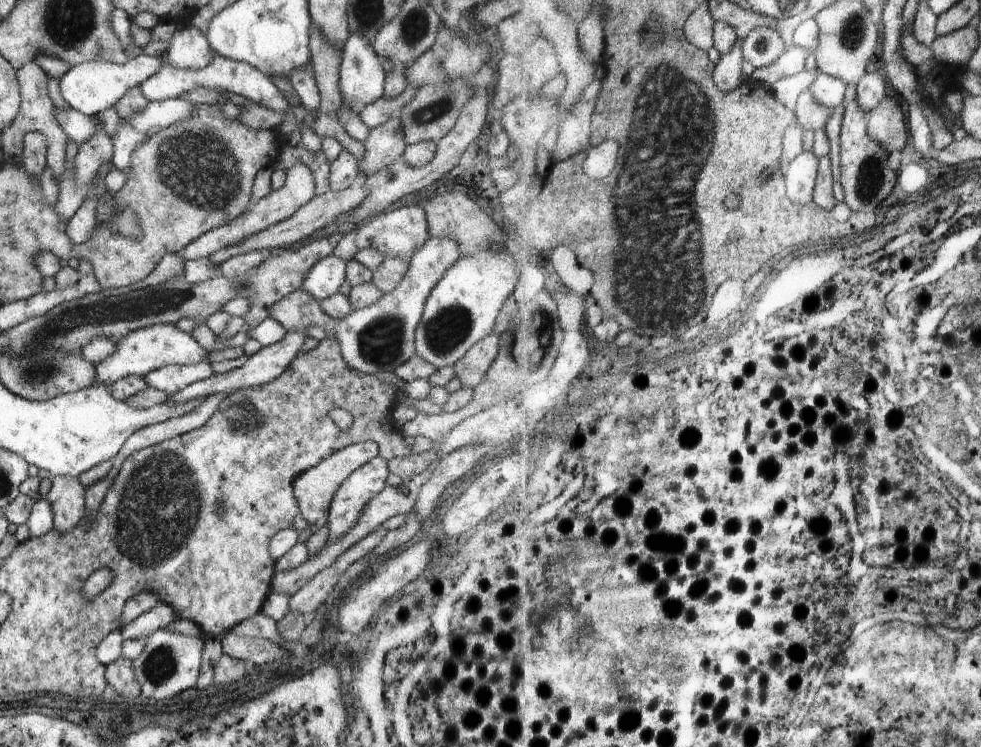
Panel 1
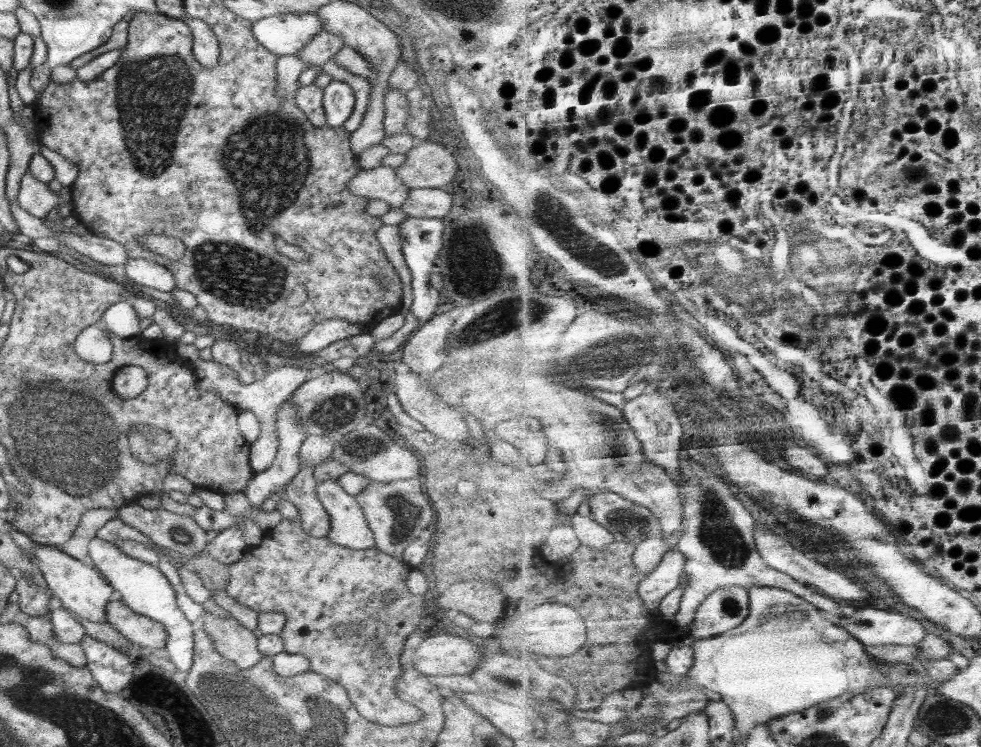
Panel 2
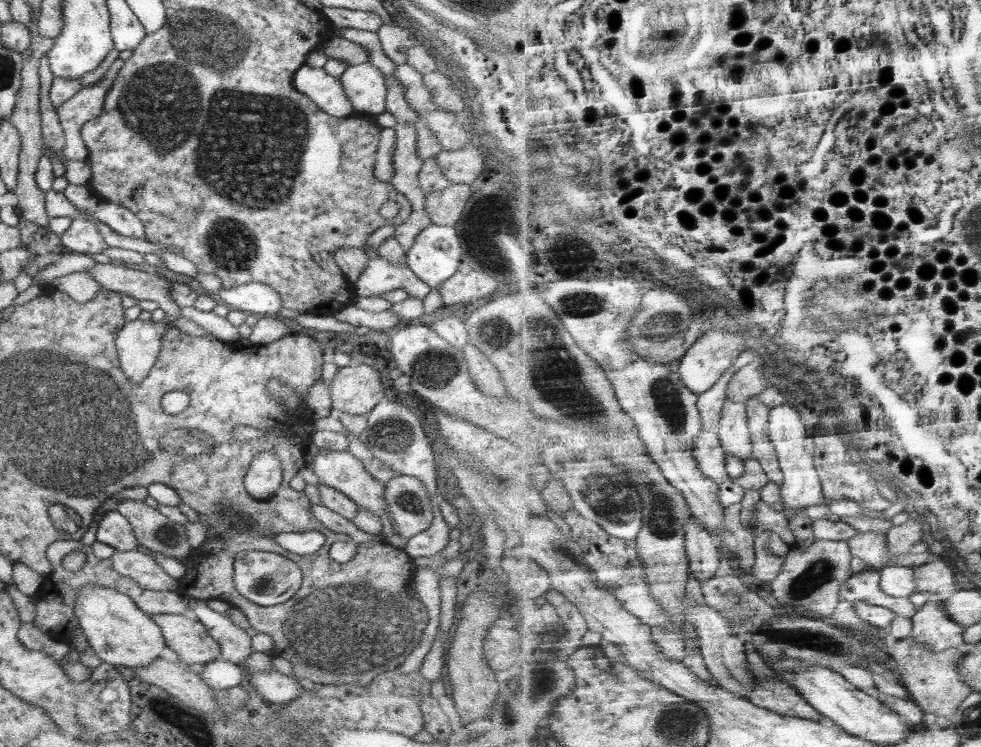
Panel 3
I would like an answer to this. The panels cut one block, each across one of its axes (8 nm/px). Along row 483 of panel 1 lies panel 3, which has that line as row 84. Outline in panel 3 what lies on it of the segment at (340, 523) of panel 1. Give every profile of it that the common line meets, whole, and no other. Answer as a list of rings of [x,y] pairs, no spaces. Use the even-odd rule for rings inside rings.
[[[369,61],[351,66],[339,77],[348,99],[354,105],[355,116],[376,116],[385,113],[386,78]]]

